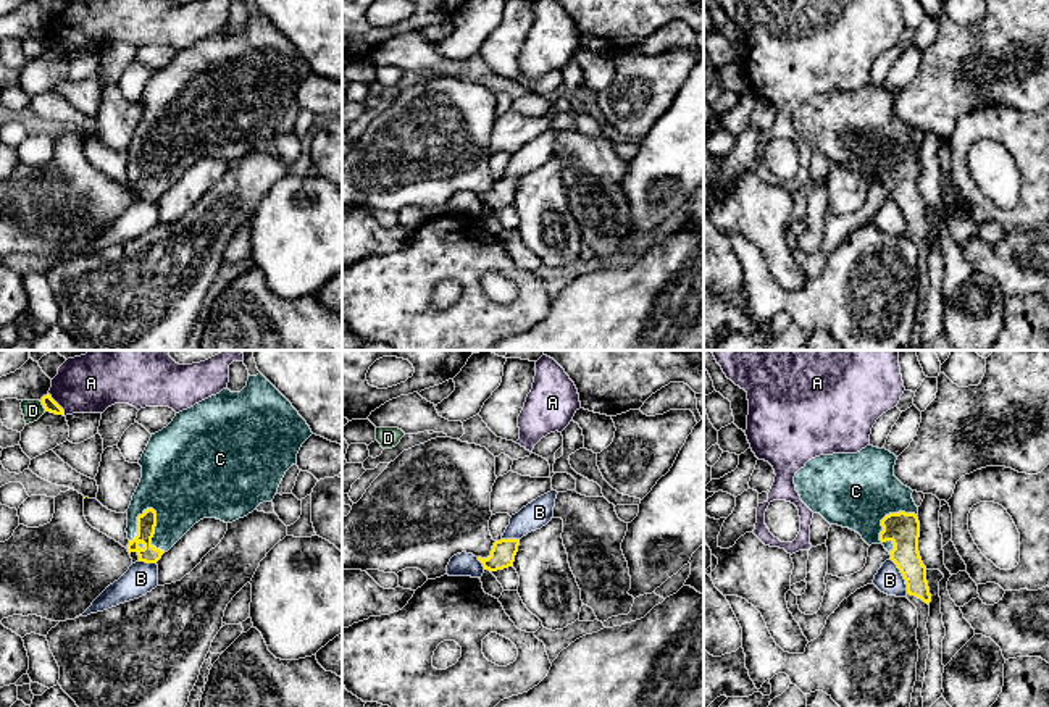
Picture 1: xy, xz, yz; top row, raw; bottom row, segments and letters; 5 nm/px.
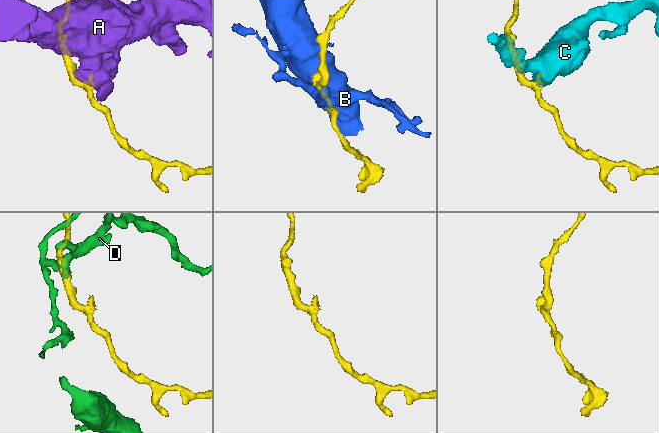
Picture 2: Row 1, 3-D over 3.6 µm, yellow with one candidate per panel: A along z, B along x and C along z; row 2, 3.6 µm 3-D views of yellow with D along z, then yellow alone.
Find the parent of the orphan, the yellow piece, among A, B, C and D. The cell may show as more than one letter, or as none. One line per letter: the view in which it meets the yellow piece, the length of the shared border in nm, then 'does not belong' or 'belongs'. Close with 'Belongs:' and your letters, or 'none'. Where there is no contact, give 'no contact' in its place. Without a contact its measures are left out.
A: meets yellow in xy; contact 150 nm long; does not belong
B: meets yellow in yz; contact 190 nm long; does not belong
C: meets yellow in xy; contact 240 nm long; belongs
D: meets yellow in xy; contact 70 nm long; does not belong
Belongs: C

